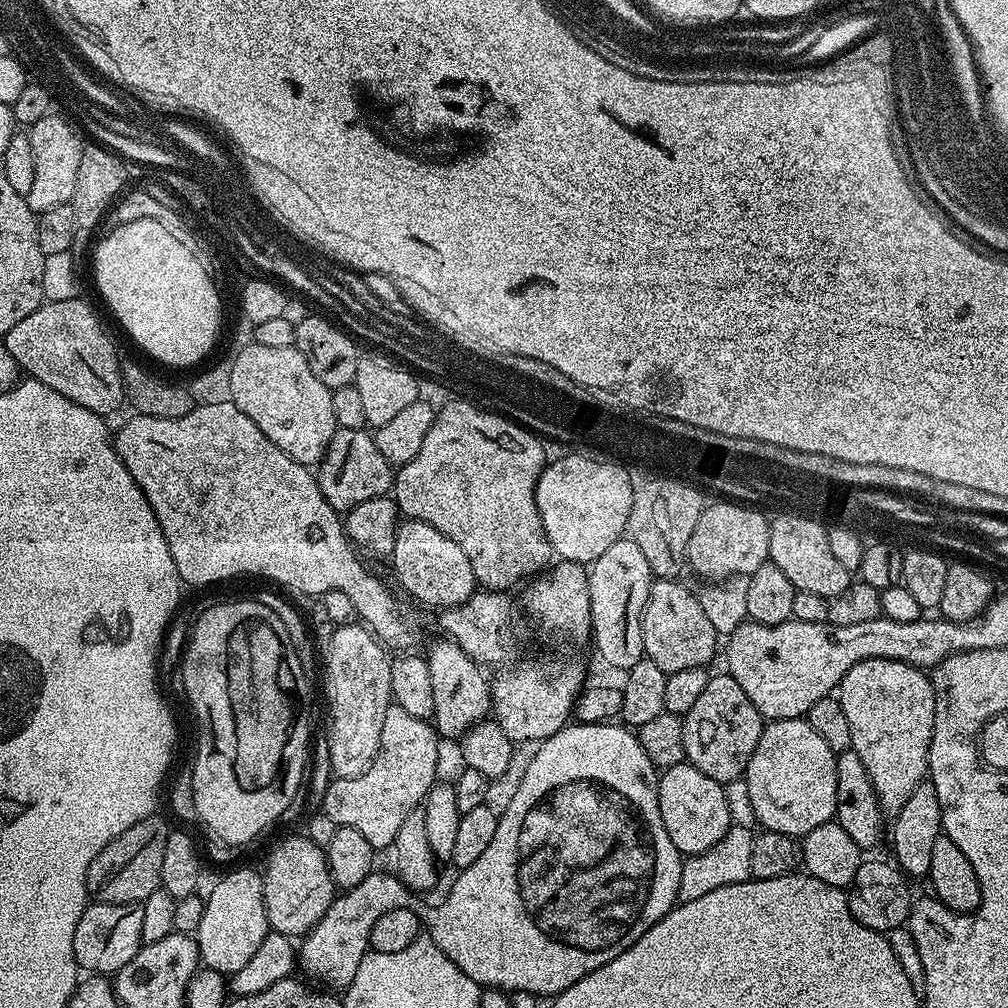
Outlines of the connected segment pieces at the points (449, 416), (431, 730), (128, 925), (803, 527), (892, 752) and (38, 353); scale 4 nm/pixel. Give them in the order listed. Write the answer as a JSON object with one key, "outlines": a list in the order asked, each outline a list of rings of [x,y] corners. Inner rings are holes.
{"outlines":[[[[452,398],[450,400],[452,401],[449,404],[439,405],[434,422],[429,433],[426,434],[425,441],[422,442],[422,447],[418,449],[418,454],[414,454],[414,458],[410,458],[410,462],[399,465],[394,476],[394,499],[396,505],[400,507],[401,517],[409,520],[421,520],[430,526],[434,526],[434,530],[446,534],[446,538],[450,538],[450,542],[455,542],[464,551],[467,560],[470,562],[470,570],[474,570],[474,578],[481,589],[508,590],[511,584],[516,584],[519,580],[525,579],[524,581],[527,581],[529,578],[543,573],[549,567],[554,556],[548,535],[545,534],[542,526],[540,511],[536,505],[536,483],[544,472],[546,463],[544,448],[540,445],[542,440],[536,432],[521,426],[505,415],[487,411],[463,398]]],[[[392,703],[382,721],[382,738],[372,764],[354,778],[336,778],[324,792],[322,810],[334,818],[337,826],[358,830],[374,850],[391,849],[398,829],[414,809],[421,807],[433,784],[440,764],[441,741],[435,727],[422,718],[414,718],[402,706]]],[[[89,903],[74,930],[74,958],[77,969],[88,974],[115,974],[138,954],[142,946],[142,907],[140,904]]],[[[782,519],[776,522],[776,527],[772,529],[772,545],[768,550],[768,559],[774,566],[778,566],[778,570],[782,570],[782,574],[786,574],[786,578],[790,578],[798,592],[810,590],[810,594],[822,594],[831,598],[841,594],[854,580],[853,573],[848,572],[846,566],[838,562],[838,558],[834,558],[833,552],[830,551],[830,542],[824,541],[820,528],[806,520]]],[[[874,658],[866,662],[858,662],[842,678],[838,689],[838,699],[842,706],[842,714],[846,714],[846,722],[850,722],[851,751],[862,758],[862,766],[866,766],[866,774],[870,774],[870,782],[874,784],[874,794],[880,803],[880,810],[885,817],[894,818],[910,794],[918,790],[918,786],[928,774],[928,755],[930,742],[934,734],[934,714],[936,699],[932,677],[923,668],[915,668],[906,662]]],[[[83,298],[41,304],[34,314],[22,318],[18,326],[8,331],[2,343],[31,379],[50,386],[50,390],[58,390],[58,394],[78,406],[86,406],[86,410],[107,417],[108,412],[125,403],[121,357],[116,357],[111,338],[104,333],[95,310]]]]}

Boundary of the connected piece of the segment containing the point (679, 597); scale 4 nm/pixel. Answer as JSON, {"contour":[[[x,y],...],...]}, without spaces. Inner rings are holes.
{"contour":[[[676,578],[653,579],[642,614],[644,655],[654,662],[654,666],[669,674],[678,670],[694,670],[708,666],[718,652],[718,633],[710,624],[710,619],[706,618],[699,595],[683,588],[680,582]]]}

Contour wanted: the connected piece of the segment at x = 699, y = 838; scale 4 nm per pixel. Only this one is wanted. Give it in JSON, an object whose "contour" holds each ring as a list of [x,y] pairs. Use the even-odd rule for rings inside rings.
{"contour":[[[690,763],[670,766],[659,773],[655,785],[662,826],[670,834],[670,842],[685,857],[697,856],[713,848],[732,827],[730,810],[726,806],[724,785],[714,778],[706,778],[702,770]]]}

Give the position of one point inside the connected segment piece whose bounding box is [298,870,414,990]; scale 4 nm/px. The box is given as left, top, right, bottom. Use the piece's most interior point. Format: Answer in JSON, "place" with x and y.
{"place":[330,952]}

